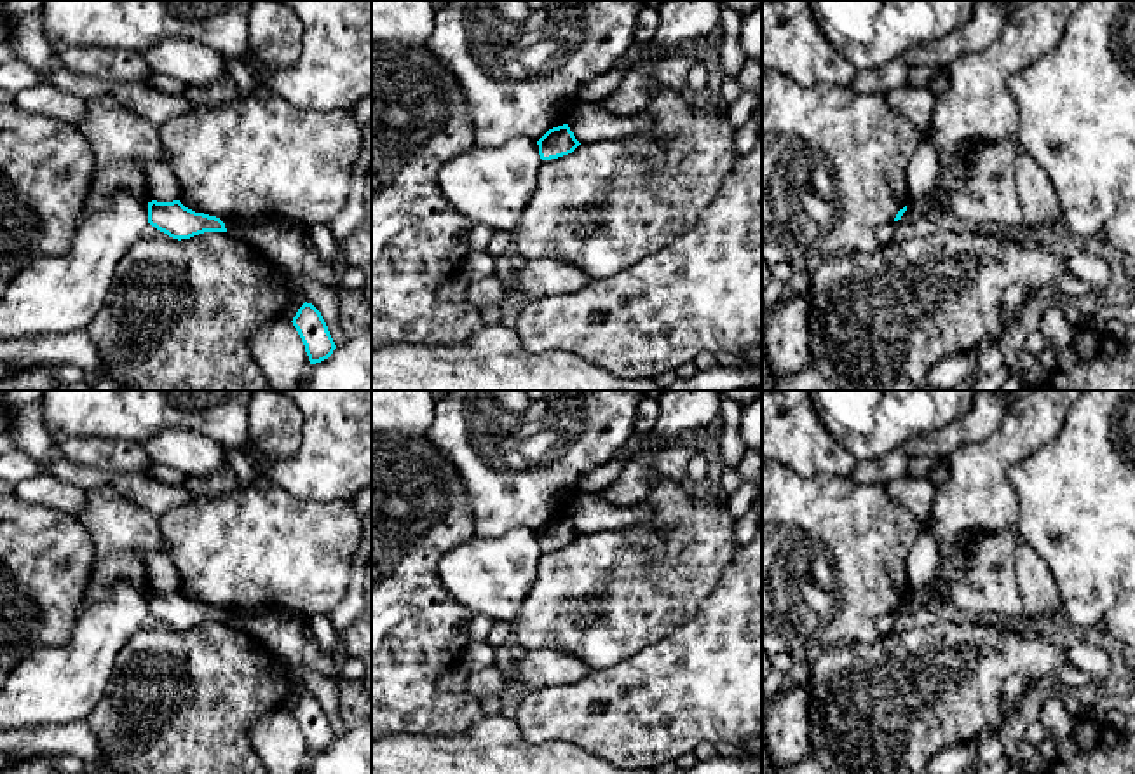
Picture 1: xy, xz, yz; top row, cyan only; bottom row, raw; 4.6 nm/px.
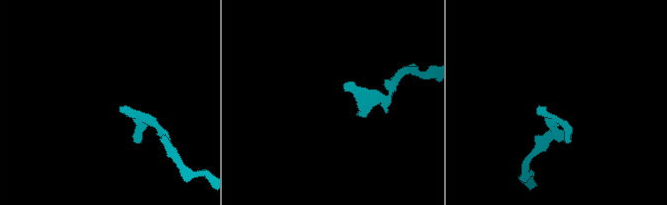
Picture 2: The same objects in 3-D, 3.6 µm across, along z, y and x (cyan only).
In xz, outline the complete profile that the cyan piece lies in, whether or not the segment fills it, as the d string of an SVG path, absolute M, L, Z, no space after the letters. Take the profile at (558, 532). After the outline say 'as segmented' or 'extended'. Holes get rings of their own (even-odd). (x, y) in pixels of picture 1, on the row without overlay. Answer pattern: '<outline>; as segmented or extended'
M568 514L549 519L539 532L539 546L542 551L558 549L572 544L581 533L575 530Z; as segmented

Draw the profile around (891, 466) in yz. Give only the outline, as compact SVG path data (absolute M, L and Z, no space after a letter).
M900 446L879 458L856 462L849 478L861 486L887 486L891 481L908 474L910 460L912 458Z

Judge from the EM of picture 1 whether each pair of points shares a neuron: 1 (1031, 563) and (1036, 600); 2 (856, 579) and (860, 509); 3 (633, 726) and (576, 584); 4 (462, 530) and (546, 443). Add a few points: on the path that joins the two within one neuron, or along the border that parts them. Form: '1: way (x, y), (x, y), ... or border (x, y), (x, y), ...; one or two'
1: way (1033, 572), (1036, 591); one
2: way (856, 562), (860, 527); one
3: border (645, 647), (612, 665), (590, 670); two
4: border (462, 480), (476, 536); two

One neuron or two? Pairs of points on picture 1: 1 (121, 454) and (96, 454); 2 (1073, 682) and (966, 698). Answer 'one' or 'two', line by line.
1: one
2: one

